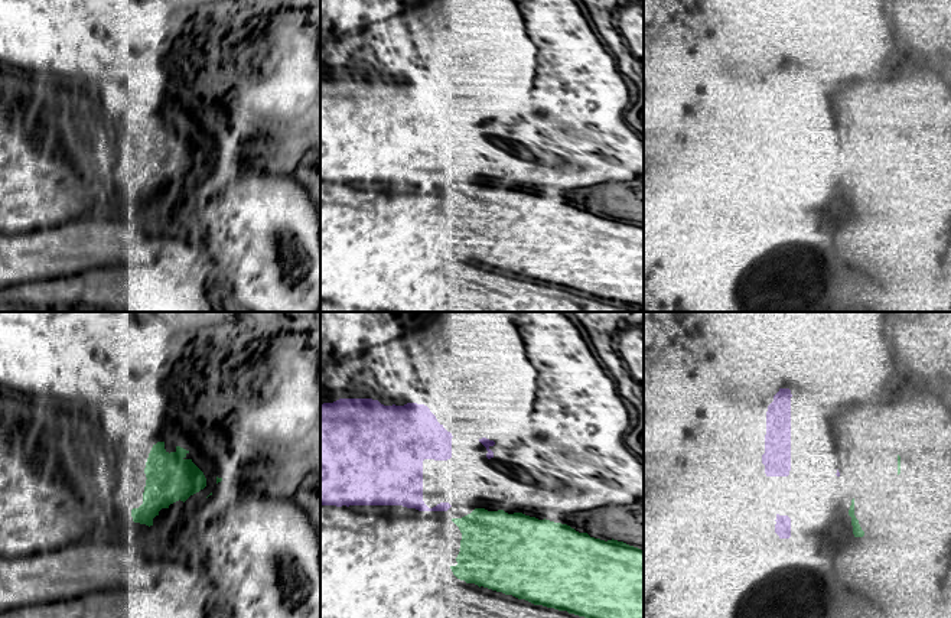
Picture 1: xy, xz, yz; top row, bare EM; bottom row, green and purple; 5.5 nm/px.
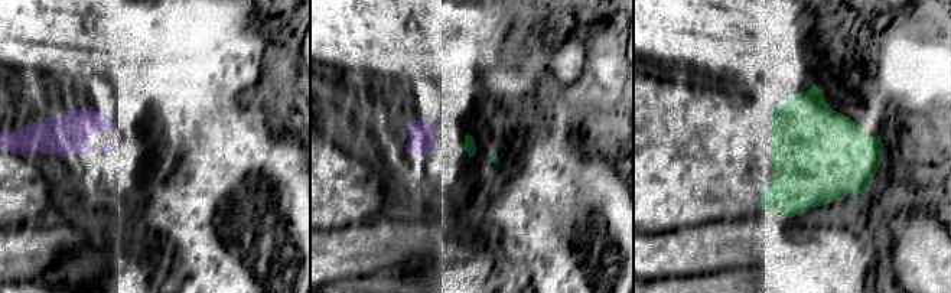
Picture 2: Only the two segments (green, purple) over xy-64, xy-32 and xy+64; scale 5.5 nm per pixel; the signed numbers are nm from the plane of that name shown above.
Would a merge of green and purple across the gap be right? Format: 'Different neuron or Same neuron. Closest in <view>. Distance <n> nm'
Same neuron. Closest in xz. Distance 60 nm

